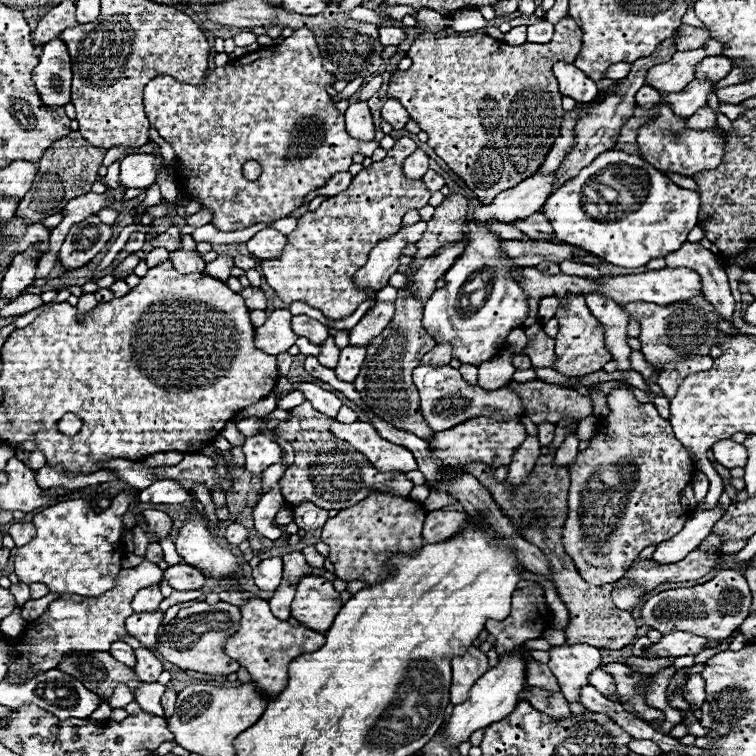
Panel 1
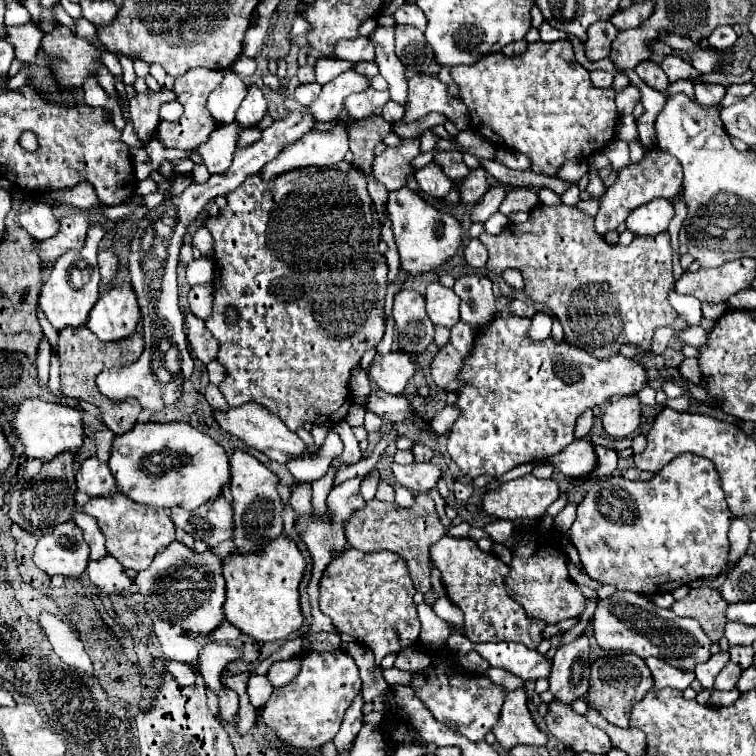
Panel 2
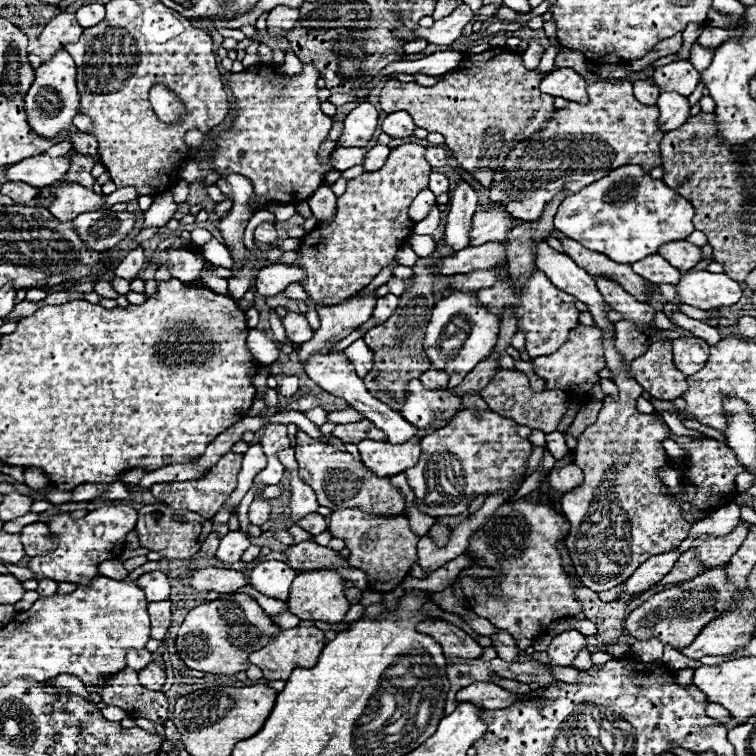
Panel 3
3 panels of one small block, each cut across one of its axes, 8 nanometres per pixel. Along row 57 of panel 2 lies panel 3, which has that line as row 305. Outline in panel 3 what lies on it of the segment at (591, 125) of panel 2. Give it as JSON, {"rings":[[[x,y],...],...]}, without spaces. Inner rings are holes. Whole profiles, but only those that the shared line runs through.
{"rings":[[[536,270],[528,278],[528,282],[524,284],[520,294],[510,290],[510,278],[506,278],[506,282],[498,282],[492,288],[482,288],[478,292],[478,300],[482,300],[482,304],[490,312],[496,312],[498,316],[502,316],[506,306],[514,306],[514,310],[518,314],[518,328],[526,332],[526,352],[530,354],[532,360],[538,356],[546,356],[550,352],[556,352],[556,348],[560,348],[566,342],[570,328],[578,326],[578,310],[574,306],[576,298],[558,290],[546,278],[546,274],[542,274],[540,270]]]}

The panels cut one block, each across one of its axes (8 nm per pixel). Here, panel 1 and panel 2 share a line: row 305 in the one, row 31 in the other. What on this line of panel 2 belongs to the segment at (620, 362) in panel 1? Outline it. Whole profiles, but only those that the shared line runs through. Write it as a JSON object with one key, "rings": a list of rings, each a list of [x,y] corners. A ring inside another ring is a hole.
{"rings":[[[596,22],[588,28],[588,38],[584,42],[584,50],[586,50],[586,58],[590,62],[608,58],[610,54],[610,42],[616,38],[618,30],[608,24],[608,22]]]}

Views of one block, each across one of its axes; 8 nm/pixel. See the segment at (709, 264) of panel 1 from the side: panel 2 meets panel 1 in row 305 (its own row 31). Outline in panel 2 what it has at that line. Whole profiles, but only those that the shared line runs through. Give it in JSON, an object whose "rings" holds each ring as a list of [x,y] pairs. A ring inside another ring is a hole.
{"rings":[[[722,26],[722,28],[716,28],[716,30],[706,38],[706,44],[720,50],[720,48],[730,48],[730,46],[734,46],[736,38],[738,38],[738,36],[736,36],[736,32],[734,32],[732,26]]]}

